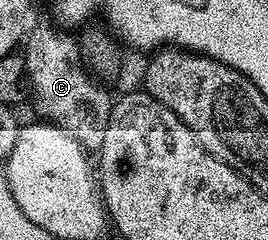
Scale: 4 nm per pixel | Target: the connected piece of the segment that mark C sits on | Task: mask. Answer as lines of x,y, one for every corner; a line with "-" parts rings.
54,27
36,28
22,55
34,109
41,120
71,131
84,147
92,151
101,150
113,98
108,95
109,90
86,70
78,52
77,38

